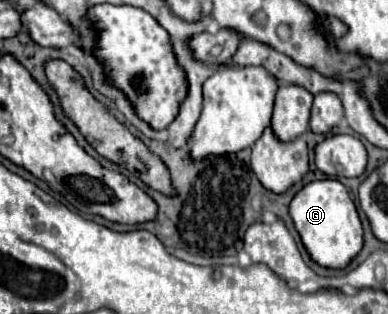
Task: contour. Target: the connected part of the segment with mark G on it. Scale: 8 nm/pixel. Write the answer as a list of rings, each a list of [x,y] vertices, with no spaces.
[[[337,179],[311,181],[301,191],[295,193],[289,213],[293,217],[295,229],[301,235],[303,245],[307,247],[313,261],[323,267],[345,267],[363,247],[363,227],[357,215],[357,207],[349,197],[349,191]]]

